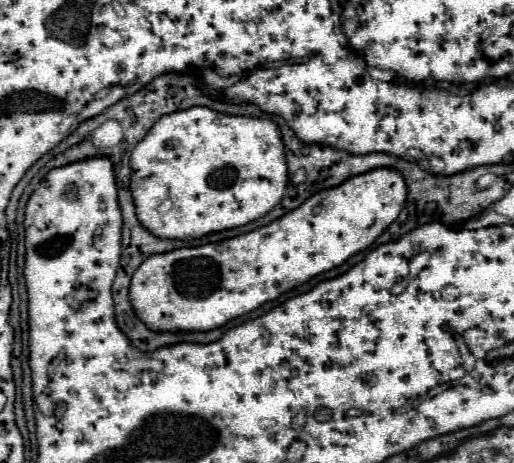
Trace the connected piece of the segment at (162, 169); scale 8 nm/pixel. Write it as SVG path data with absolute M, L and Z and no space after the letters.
M191 107L191 109L183 109L179 113L169 113L167 117L161 117L151 127L151 133L147 133L147 137L143 137L143 141L139 141L139 145L135 145L129 163L131 163L131 171L133 171L131 173L131 195L135 197L135 209L139 213L139 221L143 221L143 225L147 225L147 229L153 235L167 237L167 239L195 239L195 237L201 237L201 235L207 235L213 231L247 225L255 219L267 215L275 205L281 203L285 189L287 189L287 181L289 181L285 143L283 143L279 125L275 121L261 119L261 117L249 117L249 115L225 115L225 113L207 109L207 107Z

